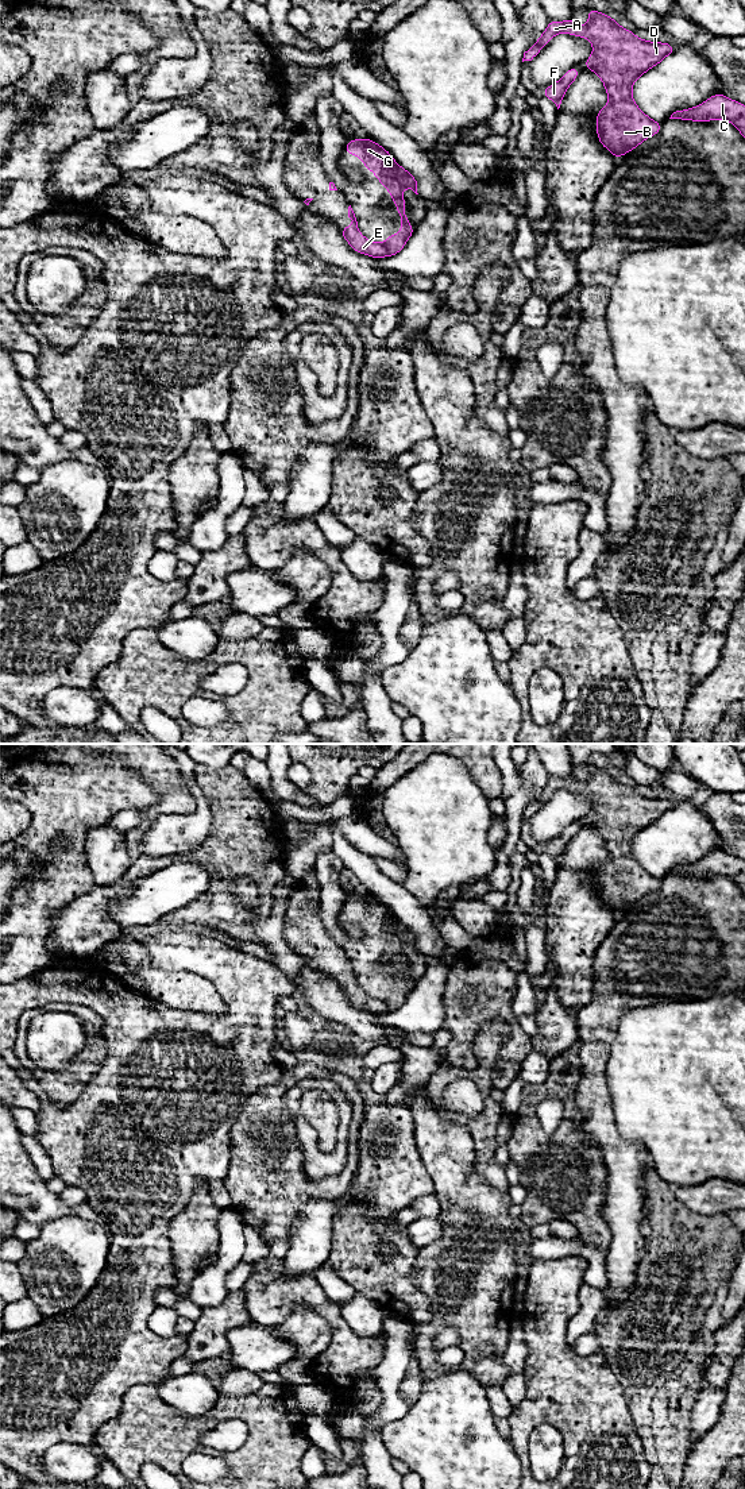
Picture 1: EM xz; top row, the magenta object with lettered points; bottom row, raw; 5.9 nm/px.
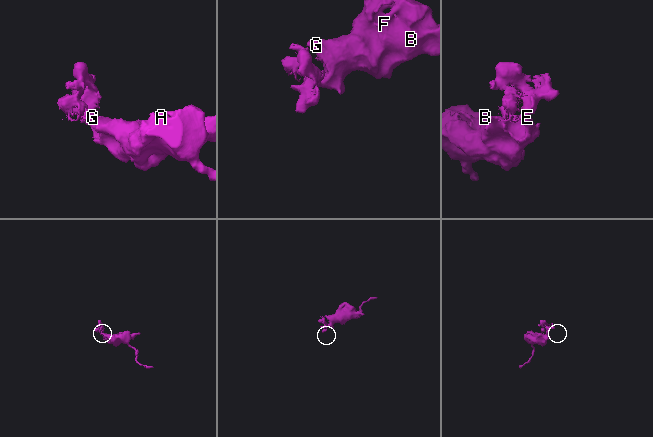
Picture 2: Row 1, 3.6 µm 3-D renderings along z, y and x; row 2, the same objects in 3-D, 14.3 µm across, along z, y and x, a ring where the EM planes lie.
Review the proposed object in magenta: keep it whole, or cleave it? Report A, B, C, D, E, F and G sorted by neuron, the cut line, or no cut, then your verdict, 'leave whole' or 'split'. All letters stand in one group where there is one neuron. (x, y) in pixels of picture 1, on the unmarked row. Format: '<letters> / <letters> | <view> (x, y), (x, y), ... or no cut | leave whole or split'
A B C D F G / E | xz (385, 999), (386, 1011) | split

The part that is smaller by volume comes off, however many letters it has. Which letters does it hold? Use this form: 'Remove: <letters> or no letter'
Remove: E

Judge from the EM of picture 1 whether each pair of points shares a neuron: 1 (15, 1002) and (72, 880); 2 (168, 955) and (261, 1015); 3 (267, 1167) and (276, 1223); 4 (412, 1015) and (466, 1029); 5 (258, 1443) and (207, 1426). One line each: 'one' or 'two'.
1: two
2: one
3: one
4: two
5: one

